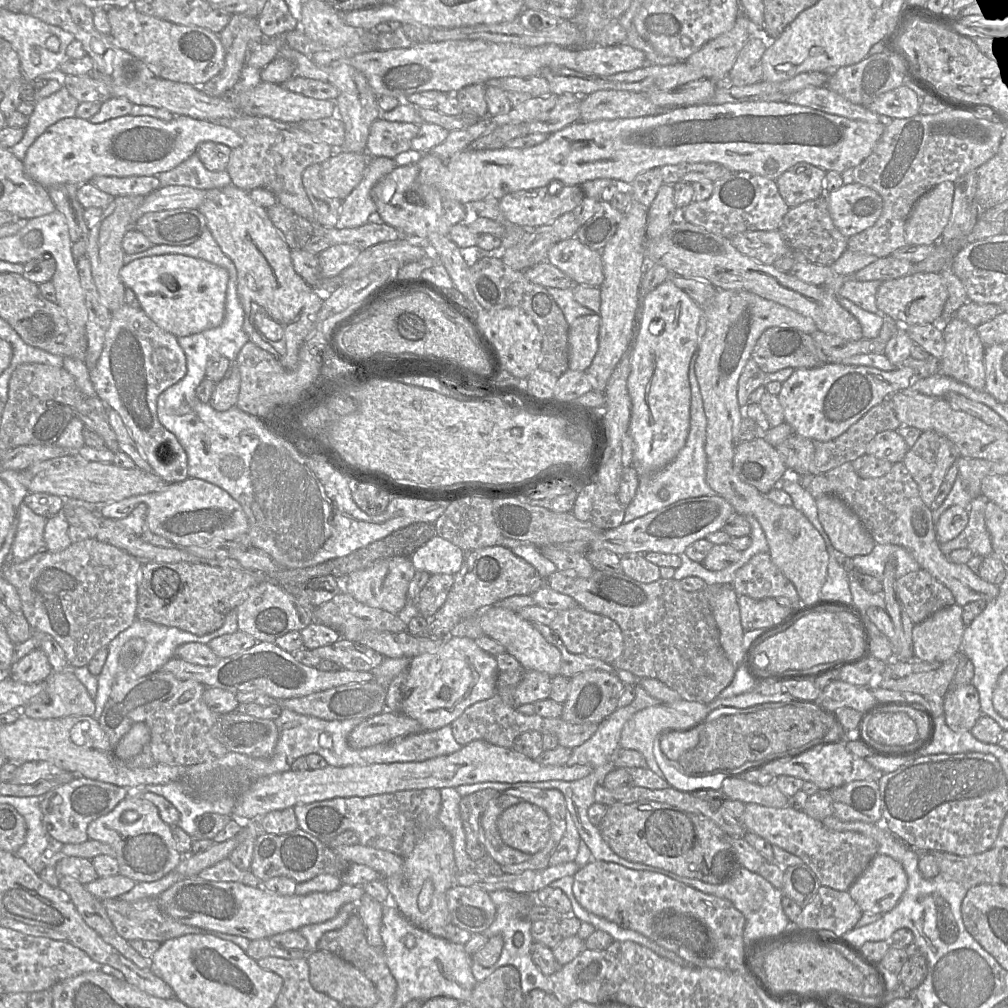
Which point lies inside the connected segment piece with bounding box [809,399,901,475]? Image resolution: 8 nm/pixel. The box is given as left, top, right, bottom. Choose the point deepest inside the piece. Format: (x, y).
(850, 445)

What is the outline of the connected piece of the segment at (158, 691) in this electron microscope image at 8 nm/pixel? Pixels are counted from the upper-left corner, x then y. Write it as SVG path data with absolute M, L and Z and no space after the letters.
M135 637L126 642L119 655L118 674L98 720L112 748L135 723L144 722L150 730L150 742L138 755L124 762L129 768L150 768L158 764L190 766L226 755L229 751L211 734L219 715L203 700L206 686L194 680L180 680L161 670L131 679L131 670L144 649L144 639Z

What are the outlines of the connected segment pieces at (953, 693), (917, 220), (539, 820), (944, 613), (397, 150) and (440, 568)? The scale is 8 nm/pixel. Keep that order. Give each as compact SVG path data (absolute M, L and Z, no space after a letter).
M972 683L950 687L943 700L945 722L954 732L971 731L982 715L979 694Z
M944 181L916 201L905 224L907 245L931 245L939 242L951 215L953 196L954 183Z
M522 801L499 816L497 828L505 845L531 855L548 842L550 818L541 807Z
M953 604L915 624L912 630L914 657L923 662L944 662L960 651L965 625L963 608Z
M378 118L370 127L366 150L371 157L394 159L398 166L415 163L411 142L417 136L420 124L389 122Z
M435 535L411 556L416 571L434 574L456 574L462 567L464 551Z

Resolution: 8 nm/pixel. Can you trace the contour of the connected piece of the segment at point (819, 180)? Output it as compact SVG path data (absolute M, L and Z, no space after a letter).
M800 162L776 178L778 191L789 207L814 200L825 193L826 171Z

